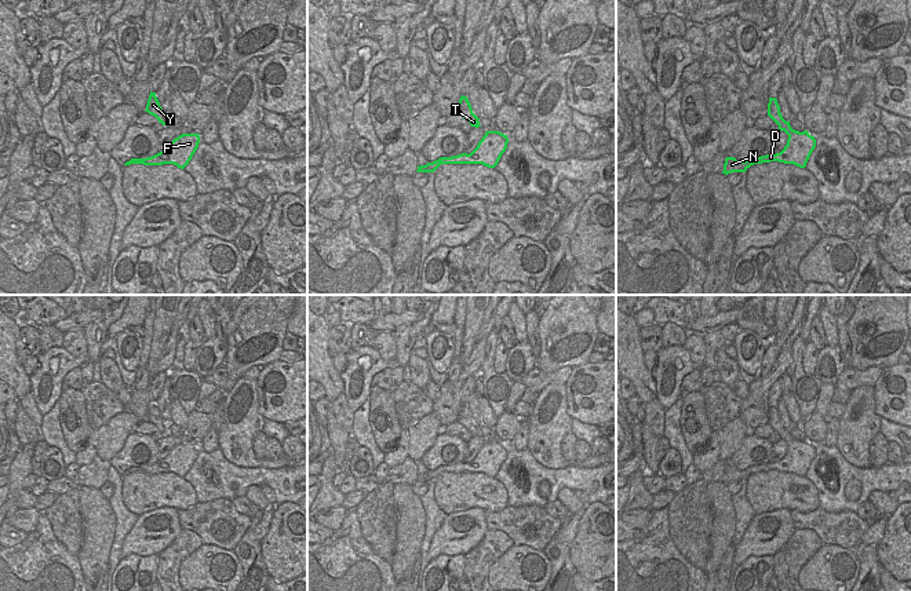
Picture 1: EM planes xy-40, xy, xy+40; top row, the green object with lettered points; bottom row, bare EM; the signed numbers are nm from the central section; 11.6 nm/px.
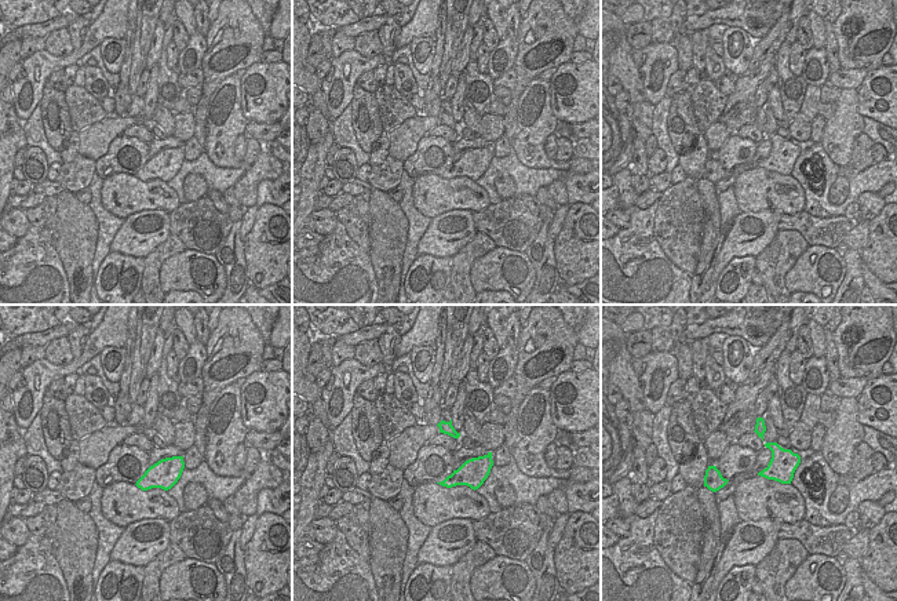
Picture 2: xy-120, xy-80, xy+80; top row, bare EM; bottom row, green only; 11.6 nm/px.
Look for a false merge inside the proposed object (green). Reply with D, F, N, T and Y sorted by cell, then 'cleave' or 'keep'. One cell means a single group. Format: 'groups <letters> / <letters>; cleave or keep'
groups D F T Y / N; cleave

